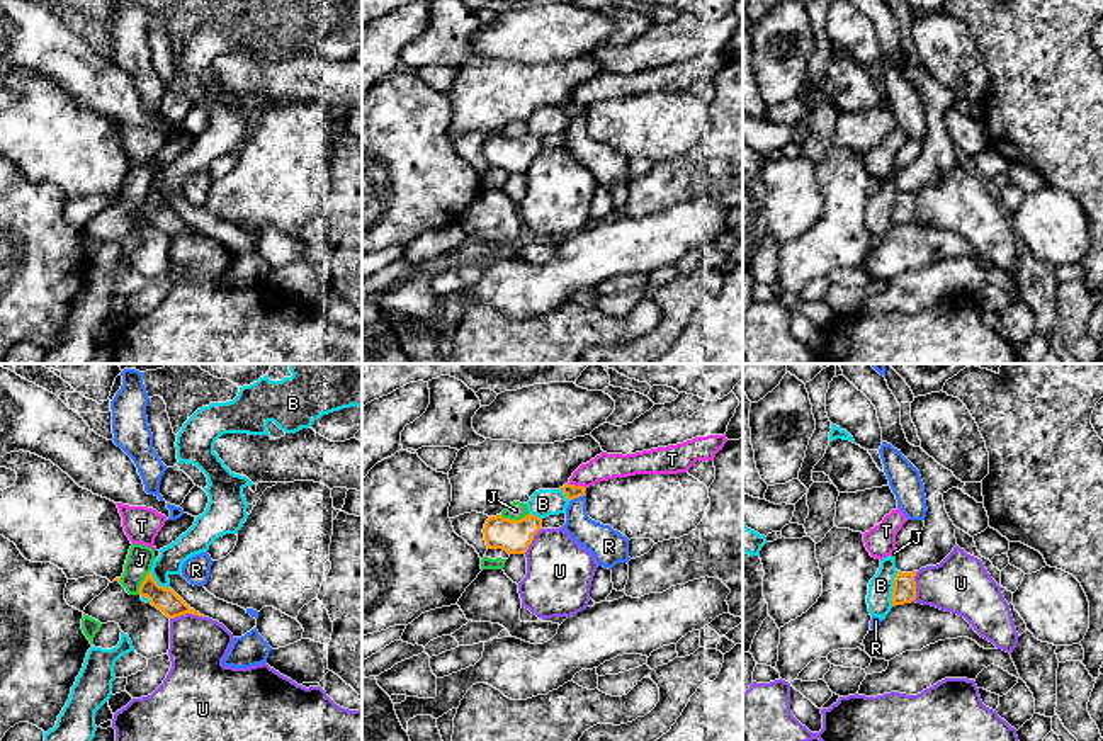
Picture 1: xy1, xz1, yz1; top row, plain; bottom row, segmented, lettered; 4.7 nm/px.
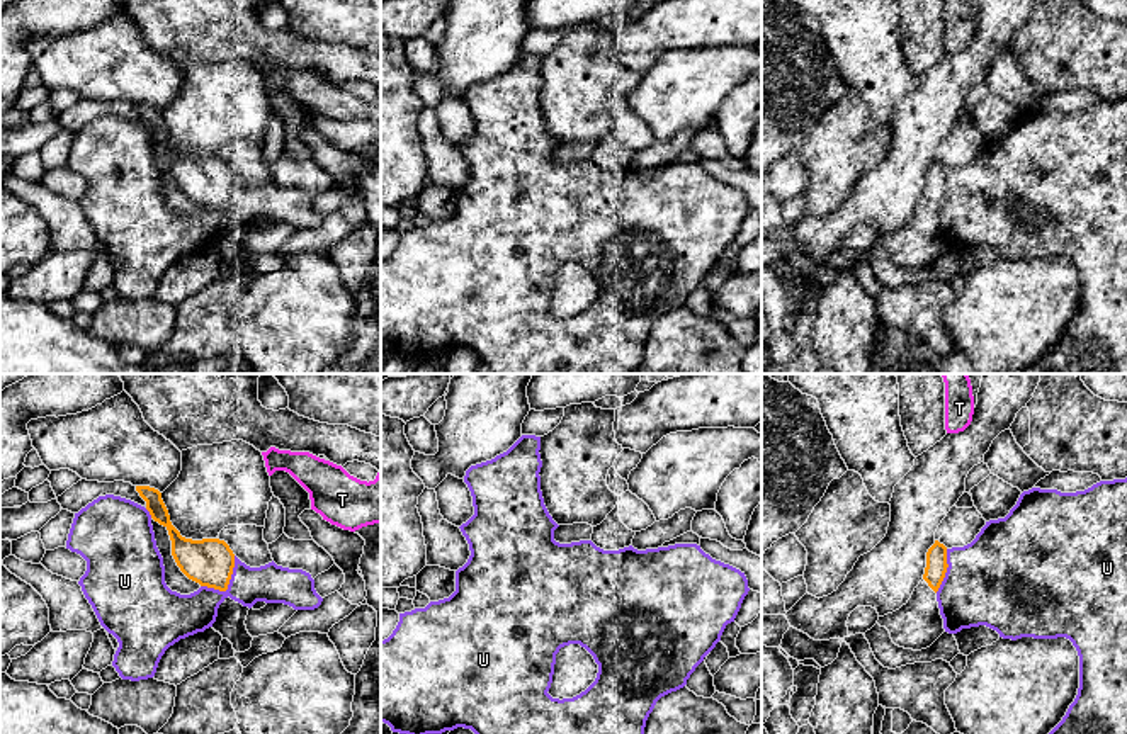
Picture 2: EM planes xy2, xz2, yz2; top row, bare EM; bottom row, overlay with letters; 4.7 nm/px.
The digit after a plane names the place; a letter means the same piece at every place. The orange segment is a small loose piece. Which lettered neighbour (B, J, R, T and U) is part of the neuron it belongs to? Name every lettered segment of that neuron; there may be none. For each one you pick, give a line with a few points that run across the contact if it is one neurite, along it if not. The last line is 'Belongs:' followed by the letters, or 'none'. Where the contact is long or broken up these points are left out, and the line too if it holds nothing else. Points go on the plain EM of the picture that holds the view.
Belongs: none

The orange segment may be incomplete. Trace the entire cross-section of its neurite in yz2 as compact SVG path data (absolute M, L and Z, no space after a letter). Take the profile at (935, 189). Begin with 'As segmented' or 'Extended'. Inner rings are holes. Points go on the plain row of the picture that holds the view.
Extended. M935 160L926 172L923 199L908 223L892 233L879 236L877 243L889 250L896 265L921 270L930 267L945 251L937 211L947 187L947 167Z

